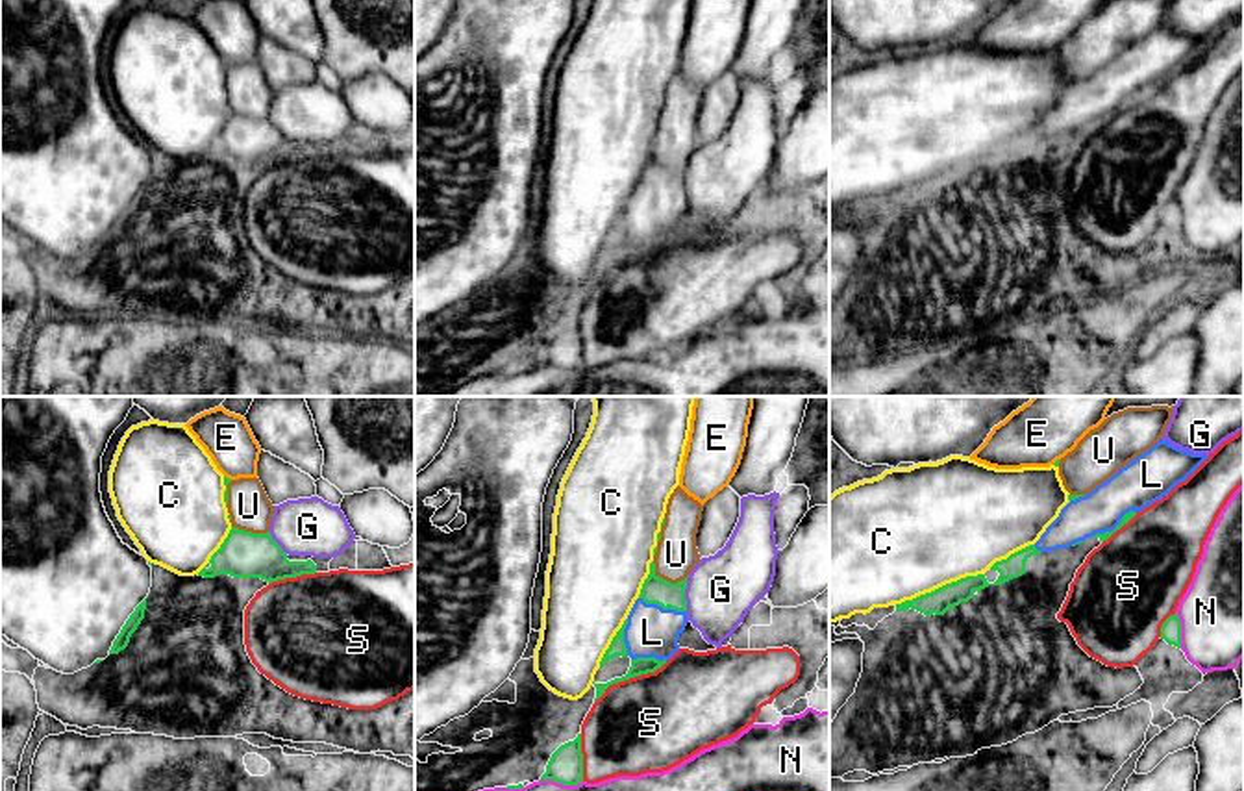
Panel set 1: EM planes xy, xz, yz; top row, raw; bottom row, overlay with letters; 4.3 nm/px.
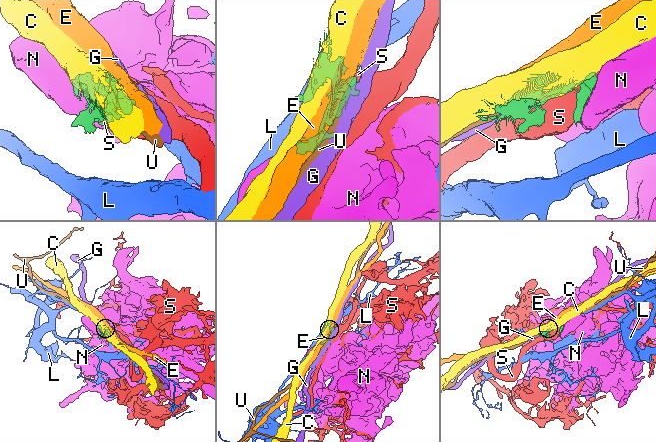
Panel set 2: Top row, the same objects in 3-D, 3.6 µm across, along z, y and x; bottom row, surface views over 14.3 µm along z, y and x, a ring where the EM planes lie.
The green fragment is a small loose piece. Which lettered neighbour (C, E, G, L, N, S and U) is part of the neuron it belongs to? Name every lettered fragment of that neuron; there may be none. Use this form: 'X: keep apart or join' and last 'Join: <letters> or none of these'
C: keep apart
E: keep apart
G: keep apart
L: join
N: keep apart
S: keep apart
U: keep apart
Join: L

